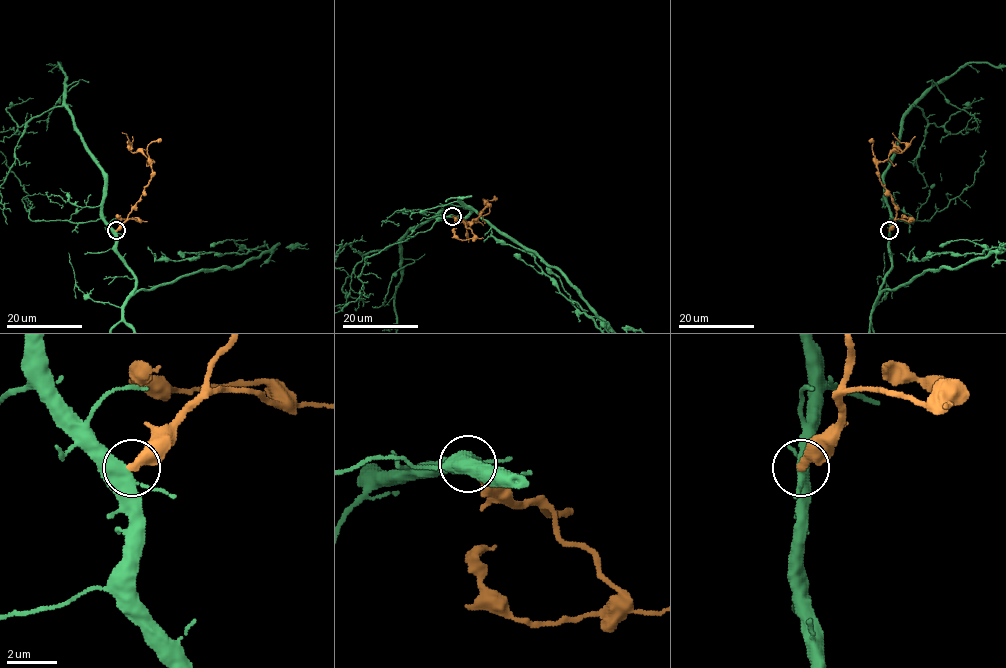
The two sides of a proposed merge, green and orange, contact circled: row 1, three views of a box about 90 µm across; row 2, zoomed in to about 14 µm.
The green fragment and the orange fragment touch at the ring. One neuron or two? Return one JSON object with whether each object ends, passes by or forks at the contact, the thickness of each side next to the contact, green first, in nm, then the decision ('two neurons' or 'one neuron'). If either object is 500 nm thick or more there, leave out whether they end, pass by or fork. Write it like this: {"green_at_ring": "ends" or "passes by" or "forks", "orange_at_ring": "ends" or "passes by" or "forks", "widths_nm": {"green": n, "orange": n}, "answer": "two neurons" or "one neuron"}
{"green_at_ring": "forks", "orange_at_ring": "ends", "widths_nm": {"green": 400, "orange": 400}, "answer": "two neurons"}

